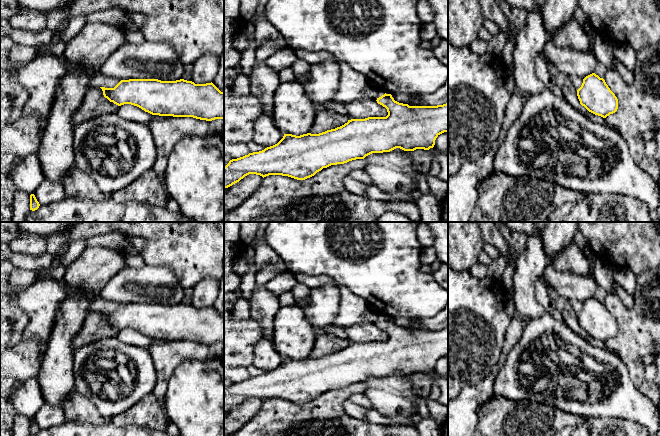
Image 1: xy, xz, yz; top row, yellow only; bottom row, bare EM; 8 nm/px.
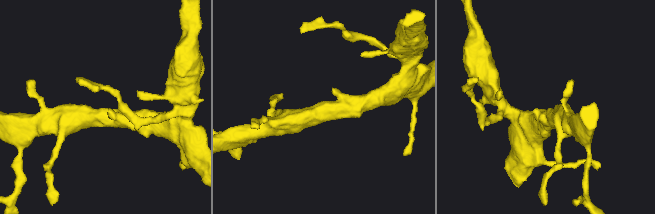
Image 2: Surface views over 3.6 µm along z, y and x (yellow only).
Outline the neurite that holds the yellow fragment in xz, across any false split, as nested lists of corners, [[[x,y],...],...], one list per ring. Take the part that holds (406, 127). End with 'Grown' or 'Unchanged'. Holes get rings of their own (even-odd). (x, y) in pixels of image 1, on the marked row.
[[[386,93],[376,101],[387,109],[386,117],[351,119],[340,127],[319,134],[284,134],[273,146],[230,160],[224,167],[224,188],[232,186],[249,174],[263,178],[282,175],[305,180],[323,168],[364,159],[372,153],[390,152],[396,148],[404,151],[429,150],[434,147],[440,134],[448,132],[448,102],[437,106],[409,106],[395,101],[391,94]]]. Unchanged

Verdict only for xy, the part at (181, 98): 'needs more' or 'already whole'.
already whole

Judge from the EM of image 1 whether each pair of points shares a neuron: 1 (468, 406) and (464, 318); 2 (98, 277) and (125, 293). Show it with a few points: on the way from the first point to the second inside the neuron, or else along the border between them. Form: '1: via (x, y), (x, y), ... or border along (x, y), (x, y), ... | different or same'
1: border along (488, 375), (478, 383), (466, 386), (458, 396) | different
2: border along (125, 267), (121, 268), (98, 292) | different

